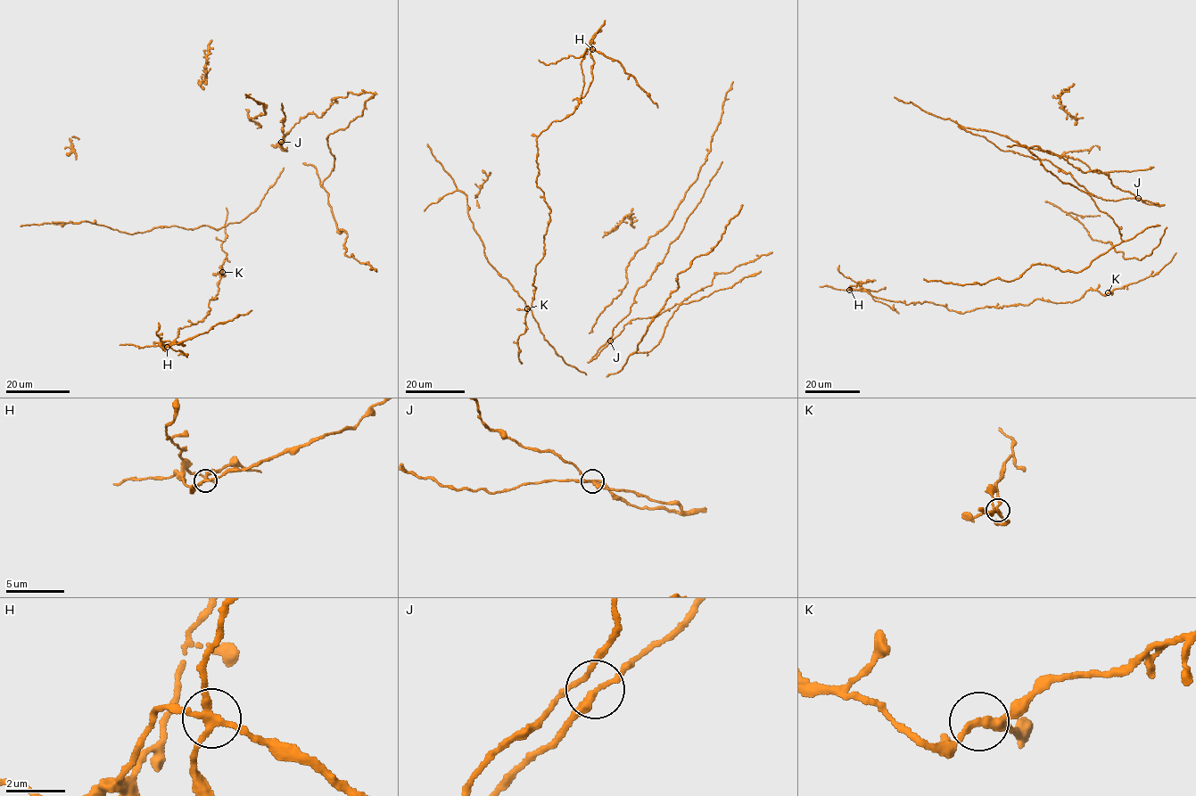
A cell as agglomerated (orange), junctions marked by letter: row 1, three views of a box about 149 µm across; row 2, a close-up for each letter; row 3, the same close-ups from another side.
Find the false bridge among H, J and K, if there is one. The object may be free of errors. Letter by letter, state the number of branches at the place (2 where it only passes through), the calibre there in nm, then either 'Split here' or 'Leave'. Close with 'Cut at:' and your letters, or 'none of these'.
H: Branches: 4. Thickness 200 nm. Split here
J: Branches: 4. Thickness 220 nm. Leave
K: Branches: 3. Thickness 200 nm. Leave
Cut at: H

